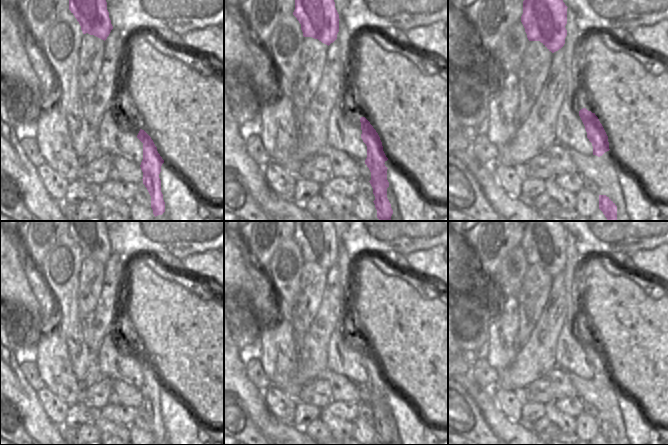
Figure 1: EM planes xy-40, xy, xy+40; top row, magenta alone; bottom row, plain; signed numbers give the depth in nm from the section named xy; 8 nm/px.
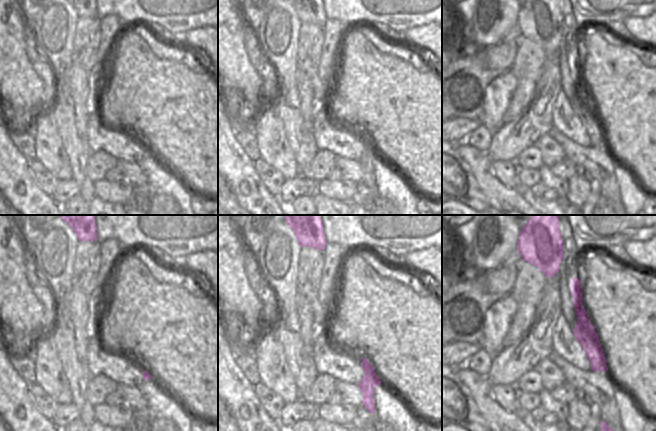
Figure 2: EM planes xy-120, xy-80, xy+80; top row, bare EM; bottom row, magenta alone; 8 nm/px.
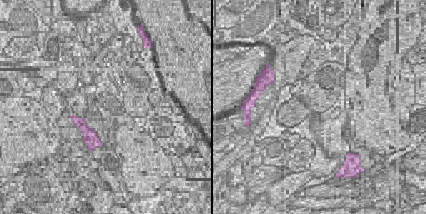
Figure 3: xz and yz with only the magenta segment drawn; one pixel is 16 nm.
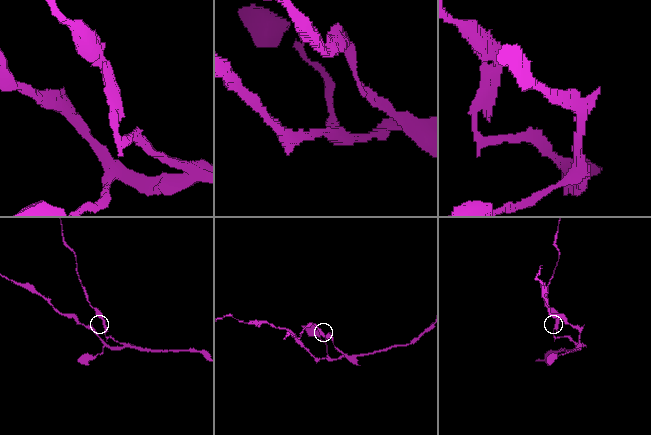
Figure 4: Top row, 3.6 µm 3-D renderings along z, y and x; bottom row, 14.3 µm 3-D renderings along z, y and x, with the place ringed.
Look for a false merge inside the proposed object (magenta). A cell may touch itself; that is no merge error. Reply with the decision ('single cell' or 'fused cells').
fused cells

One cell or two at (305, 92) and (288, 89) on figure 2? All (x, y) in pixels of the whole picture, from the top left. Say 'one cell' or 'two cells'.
two cells

